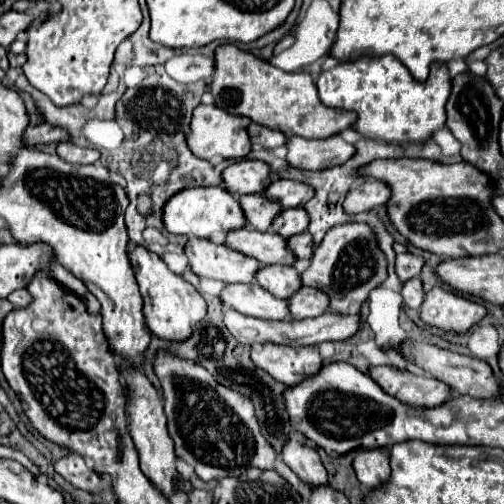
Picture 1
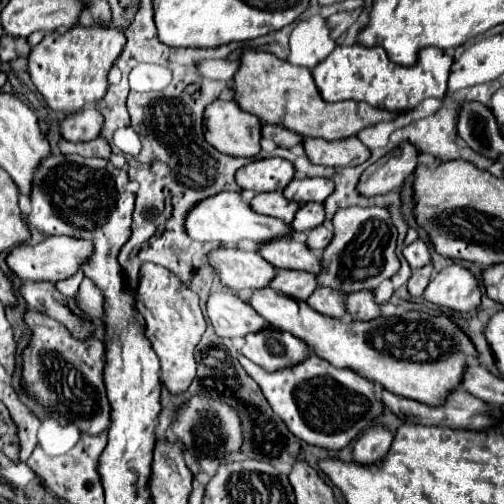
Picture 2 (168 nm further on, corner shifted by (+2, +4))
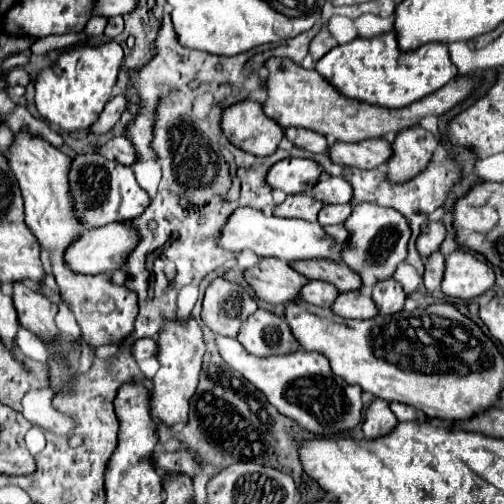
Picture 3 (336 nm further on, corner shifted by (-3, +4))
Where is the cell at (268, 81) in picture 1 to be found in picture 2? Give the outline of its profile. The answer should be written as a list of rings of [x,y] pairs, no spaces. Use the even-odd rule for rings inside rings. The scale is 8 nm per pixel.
[[[263,51],[241,53],[239,69],[231,79],[231,91],[235,93],[233,101],[239,105],[239,109],[257,115],[261,123],[283,125],[303,137],[321,137],[327,141],[357,135],[363,127],[397,117],[395,113],[387,113],[385,109],[375,109],[357,101],[329,105],[321,99],[313,83],[313,75],[307,67],[295,67],[289,61],[277,59],[275,55]]]

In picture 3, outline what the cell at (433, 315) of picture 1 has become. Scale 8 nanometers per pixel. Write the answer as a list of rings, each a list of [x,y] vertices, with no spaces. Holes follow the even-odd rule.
[[[456,249],[446,259],[442,293],[448,297],[474,299],[494,285],[492,267],[472,251]]]

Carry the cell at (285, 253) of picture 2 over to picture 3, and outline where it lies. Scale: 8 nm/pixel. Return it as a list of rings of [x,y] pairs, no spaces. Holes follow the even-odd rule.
[[[296,261],[290,263],[298,273],[302,273],[308,279],[318,279],[332,283],[340,293],[346,291],[358,291],[362,287],[360,275],[346,267],[344,263],[336,261]]]

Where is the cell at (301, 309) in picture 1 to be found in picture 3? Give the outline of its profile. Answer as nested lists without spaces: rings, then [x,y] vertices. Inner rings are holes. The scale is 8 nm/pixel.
[[[370,289],[364,291],[364,297],[362,291],[340,293],[336,303],[332,305],[332,311],[344,319],[368,319],[378,315],[376,303],[370,297]]]

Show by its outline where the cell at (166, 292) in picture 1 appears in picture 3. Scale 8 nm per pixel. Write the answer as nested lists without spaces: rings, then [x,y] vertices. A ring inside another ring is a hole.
[[[190,317],[186,323],[180,321],[168,321],[168,325],[158,335],[158,361],[160,369],[152,379],[152,417],[168,427],[180,425],[188,421],[188,401],[194,395],[198,387],[198,375],[202,367],[202,355],[206,351],[202,329],[200,325]]]

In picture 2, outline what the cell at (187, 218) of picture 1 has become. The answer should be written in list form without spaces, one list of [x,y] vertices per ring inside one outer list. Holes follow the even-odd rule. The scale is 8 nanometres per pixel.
[[[221,191],[217,195],[211,195],[211,197],[195,203],[191,207],[191,211],[187,211],[185,229],[187,229],[187,235],[195,241],[217,241],[223,245],[235,245],[241,239],[249,239],[255,245],[259,245],[259,243],[293,233],[287,223],[255,213],[249,207],[249,203],[243,203],[239,193],[235,193],[235,191]]]

